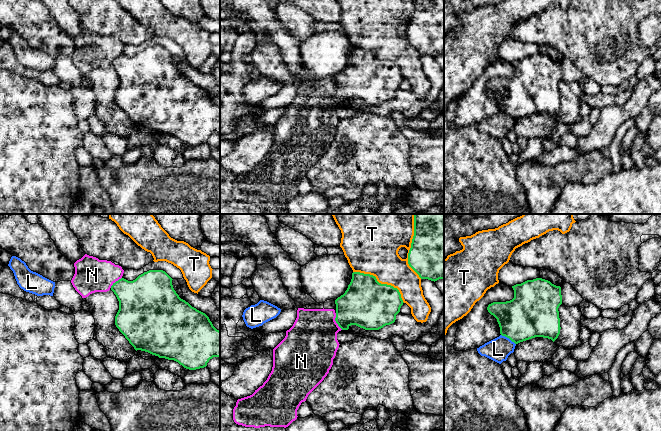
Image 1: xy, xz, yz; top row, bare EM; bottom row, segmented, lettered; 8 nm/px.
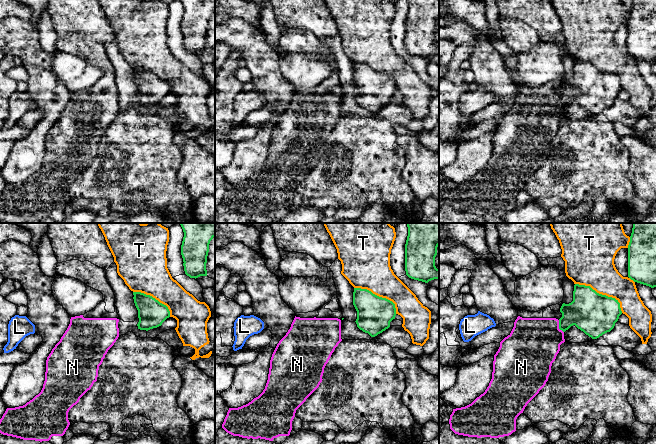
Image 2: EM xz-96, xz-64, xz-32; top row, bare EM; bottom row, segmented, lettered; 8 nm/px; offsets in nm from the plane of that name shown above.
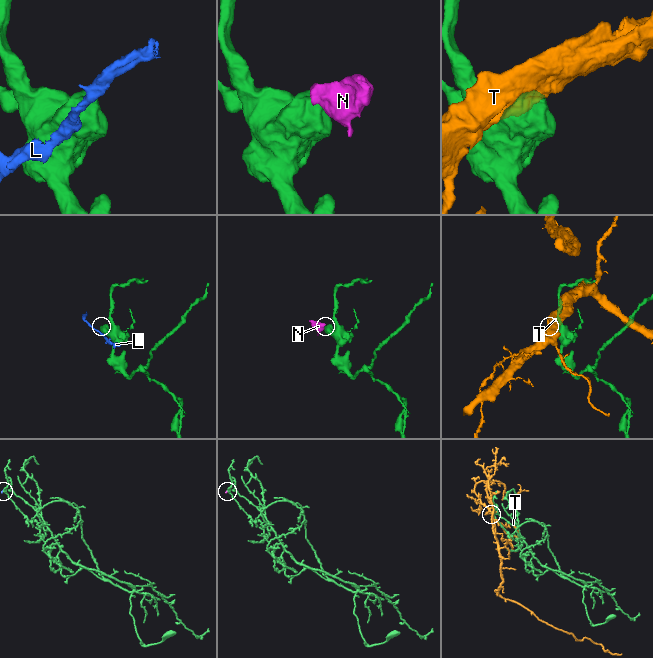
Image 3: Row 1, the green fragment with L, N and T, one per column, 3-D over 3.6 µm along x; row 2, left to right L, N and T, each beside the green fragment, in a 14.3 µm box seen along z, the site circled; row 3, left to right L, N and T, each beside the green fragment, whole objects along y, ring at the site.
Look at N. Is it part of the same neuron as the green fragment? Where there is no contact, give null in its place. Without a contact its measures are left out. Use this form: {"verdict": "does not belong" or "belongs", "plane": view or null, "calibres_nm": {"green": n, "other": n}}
{"verdict": "does not belong", "plane": "xz", "calibres_nm": {"green": 340, "other": 400}}

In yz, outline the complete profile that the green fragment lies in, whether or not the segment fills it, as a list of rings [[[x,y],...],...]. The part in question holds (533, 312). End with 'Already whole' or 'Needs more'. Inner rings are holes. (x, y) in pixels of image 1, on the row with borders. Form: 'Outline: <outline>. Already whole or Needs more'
Outline: [[[536,278],[512,286],[514,298],[493,302],[488,312],[499,324],[500,334],[515,344],[543,337],[553,342],[560,334],[558,308],[562,304],[561,287]]]. Already whole

